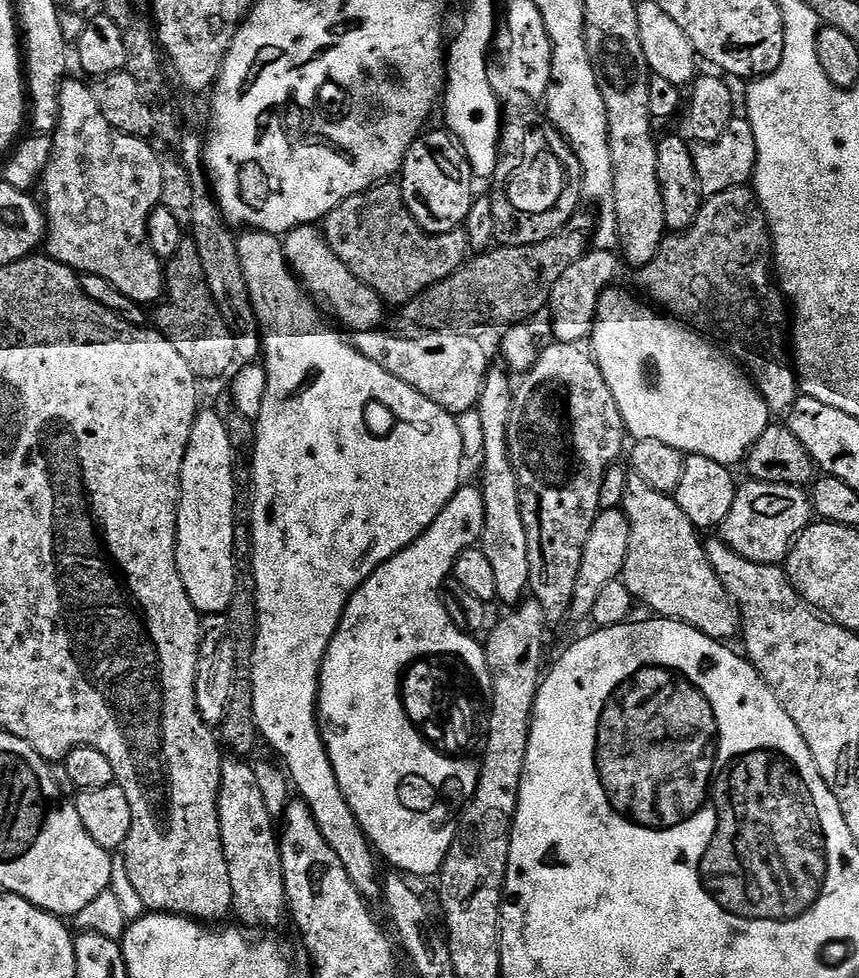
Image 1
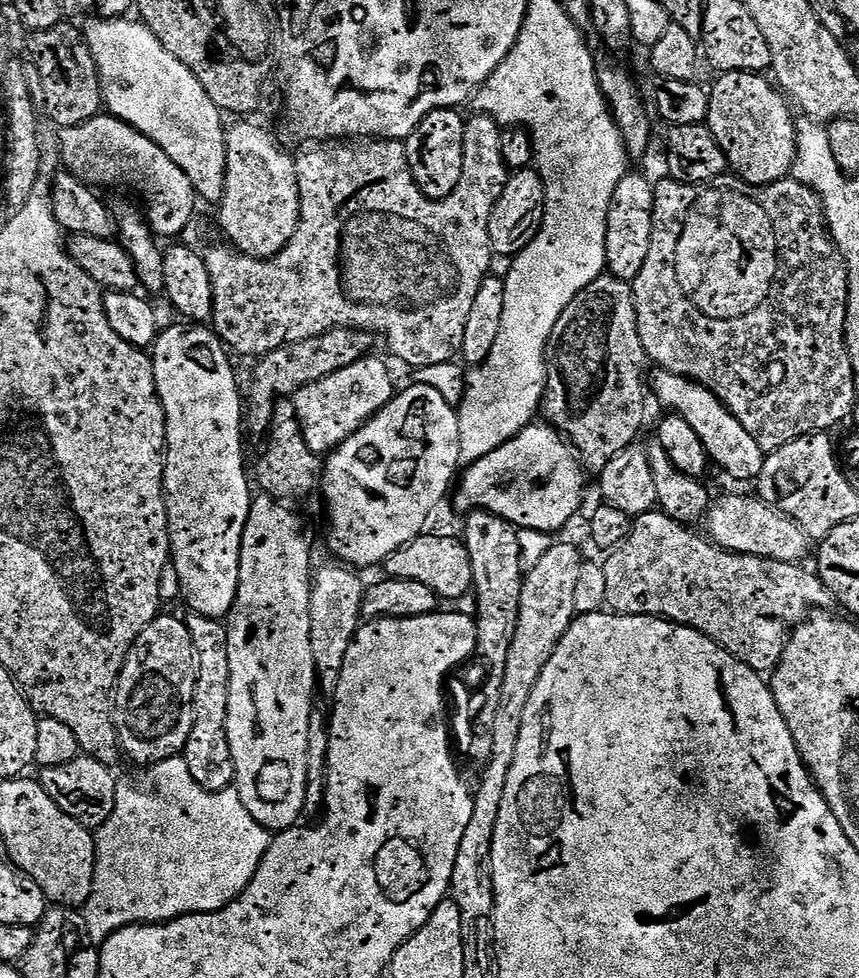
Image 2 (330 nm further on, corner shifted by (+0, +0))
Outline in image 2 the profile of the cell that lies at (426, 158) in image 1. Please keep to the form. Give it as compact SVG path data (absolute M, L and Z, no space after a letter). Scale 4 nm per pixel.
M456 110L431 112L406 141L414 182L429 200L444 200L455 192L464 177L466 155L466 120Z

